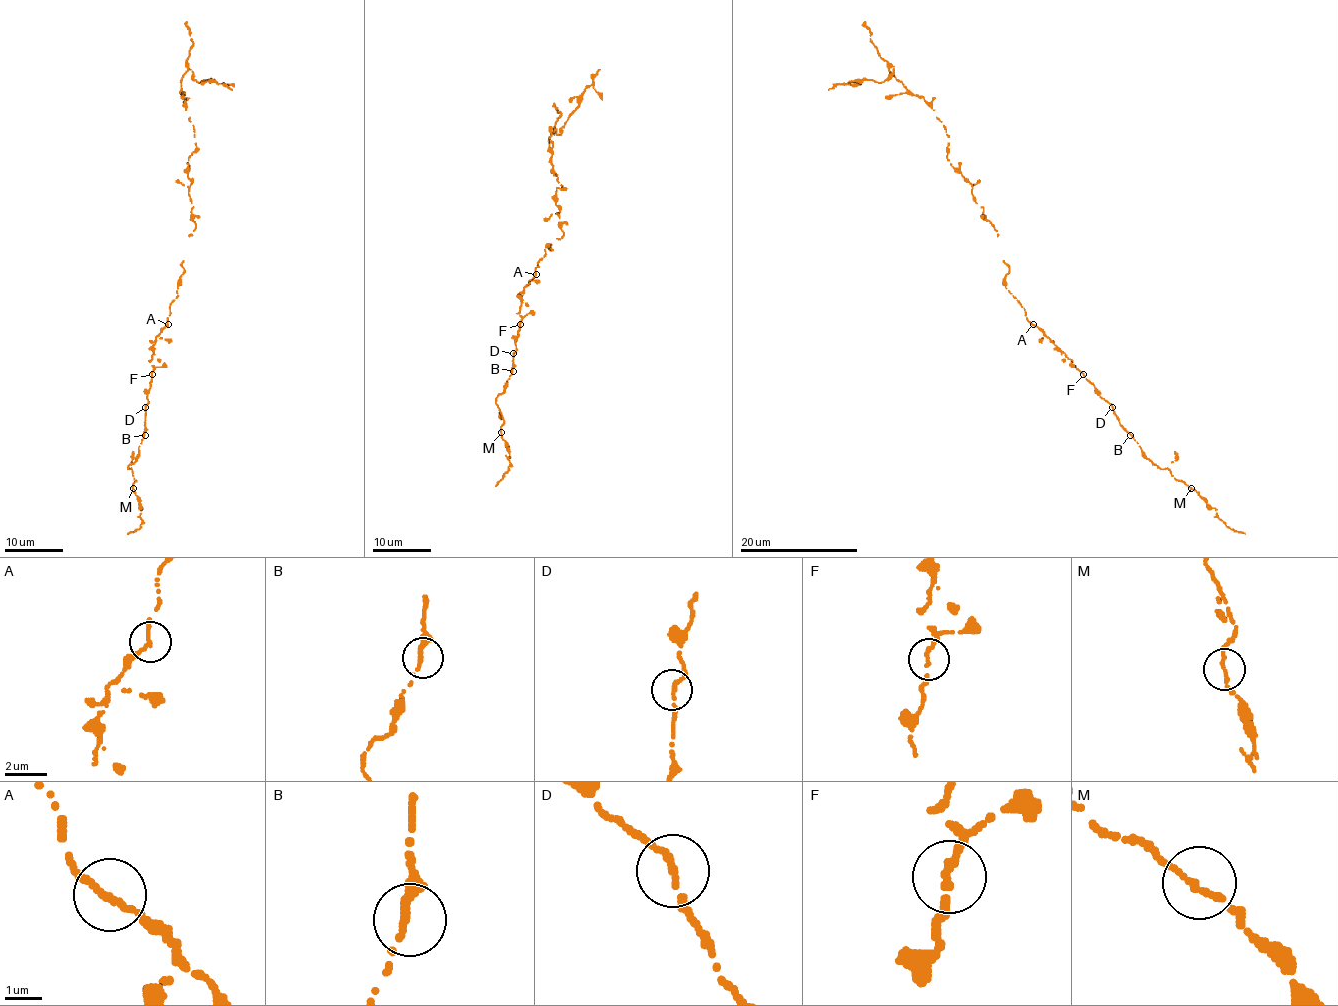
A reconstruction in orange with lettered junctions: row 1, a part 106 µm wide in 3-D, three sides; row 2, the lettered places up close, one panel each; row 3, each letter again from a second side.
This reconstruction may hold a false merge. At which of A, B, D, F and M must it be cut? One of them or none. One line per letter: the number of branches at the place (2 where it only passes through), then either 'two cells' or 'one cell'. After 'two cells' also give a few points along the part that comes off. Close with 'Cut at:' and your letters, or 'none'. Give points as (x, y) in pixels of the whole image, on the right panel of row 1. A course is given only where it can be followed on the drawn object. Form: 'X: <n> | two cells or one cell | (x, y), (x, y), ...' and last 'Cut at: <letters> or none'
A: 2 | one cell
B: 2 | one cell
D: 2 | one cell
F: 2 | one cell
M: 2 | one cell
Cut at: none

